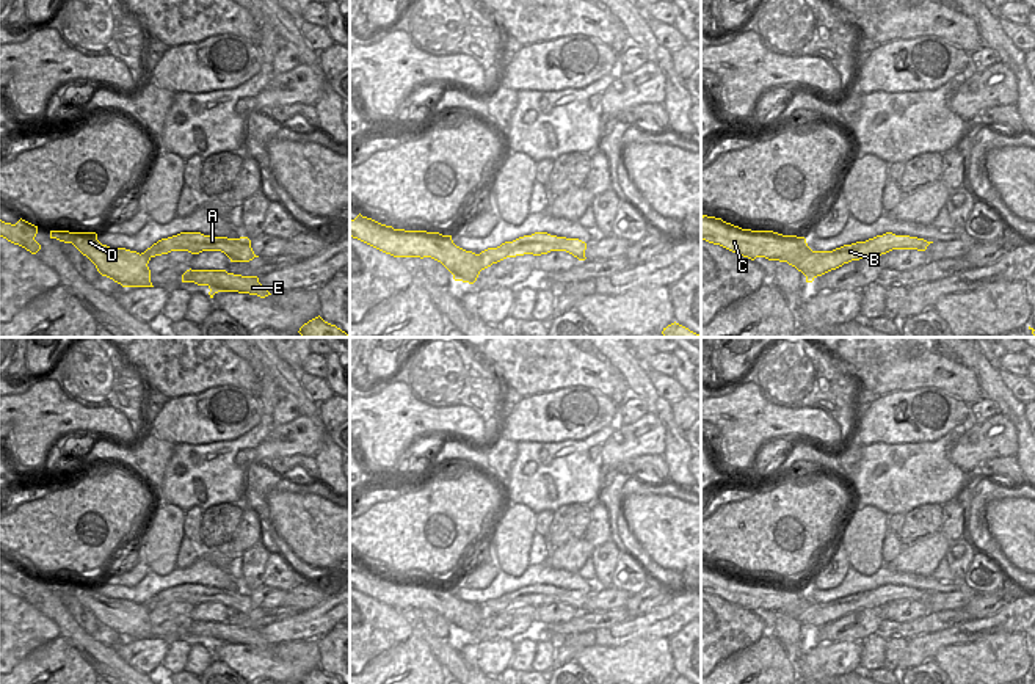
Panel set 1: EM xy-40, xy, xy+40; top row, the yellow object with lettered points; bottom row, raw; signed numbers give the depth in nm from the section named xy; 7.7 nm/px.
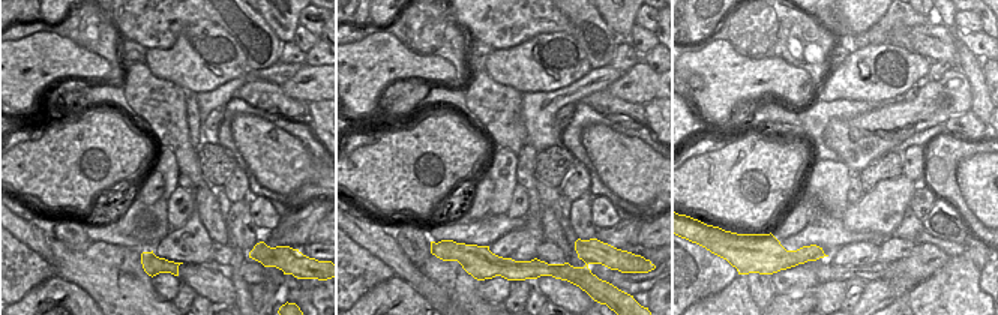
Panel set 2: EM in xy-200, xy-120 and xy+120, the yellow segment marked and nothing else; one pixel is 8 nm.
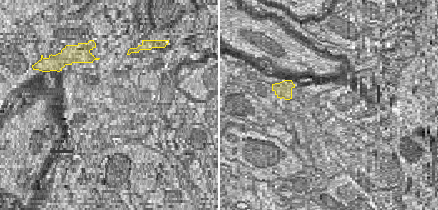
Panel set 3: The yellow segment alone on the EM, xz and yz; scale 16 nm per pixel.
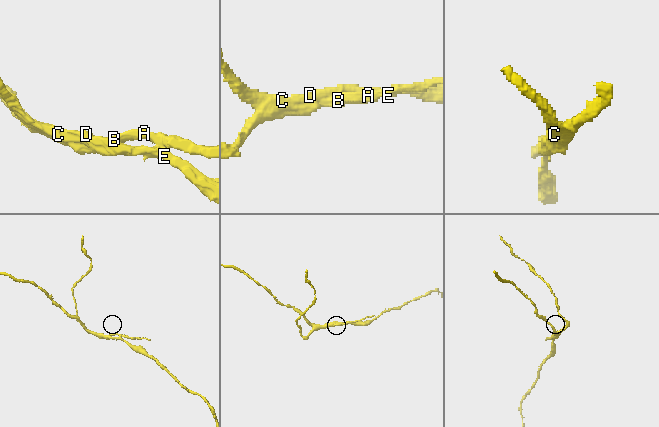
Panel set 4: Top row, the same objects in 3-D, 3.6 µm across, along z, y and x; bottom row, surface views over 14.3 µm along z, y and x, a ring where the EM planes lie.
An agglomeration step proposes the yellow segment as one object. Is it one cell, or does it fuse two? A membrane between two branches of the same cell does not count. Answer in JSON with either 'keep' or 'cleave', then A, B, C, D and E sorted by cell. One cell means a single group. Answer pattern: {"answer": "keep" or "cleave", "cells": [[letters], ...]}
{"answer": "cleave", "cells": [["A", "B"], ["C", "D", "E"]]}

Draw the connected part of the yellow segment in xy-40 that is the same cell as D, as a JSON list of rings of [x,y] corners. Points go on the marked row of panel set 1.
[[[50,231],[50,238],[72,243],[102,276],[122,287],[154,287],[147,267],[151,259],[143,253],[102,245],[96,232]]]

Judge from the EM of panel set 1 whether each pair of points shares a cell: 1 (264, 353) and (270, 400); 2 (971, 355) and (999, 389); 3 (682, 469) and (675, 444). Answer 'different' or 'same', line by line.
1: different
2: same
3: same

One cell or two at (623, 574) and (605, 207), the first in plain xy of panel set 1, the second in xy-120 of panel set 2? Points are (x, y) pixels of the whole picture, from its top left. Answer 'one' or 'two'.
one

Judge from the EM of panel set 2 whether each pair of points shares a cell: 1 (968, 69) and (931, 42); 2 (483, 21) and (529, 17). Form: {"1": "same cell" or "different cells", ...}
{"1": "different cells", "2": "same cell"}

